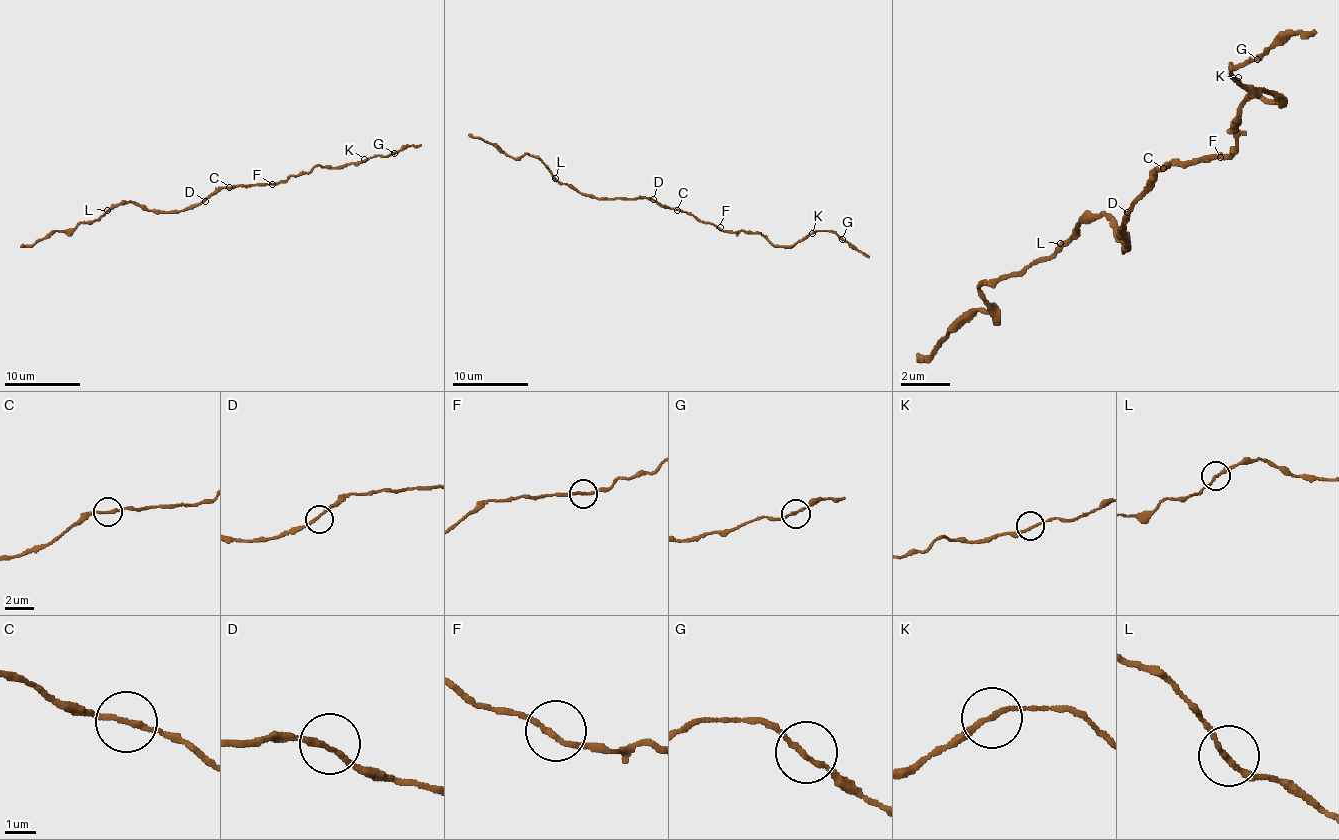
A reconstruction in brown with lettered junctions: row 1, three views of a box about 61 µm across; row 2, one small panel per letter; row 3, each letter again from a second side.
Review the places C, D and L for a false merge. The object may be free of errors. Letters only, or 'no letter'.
C

